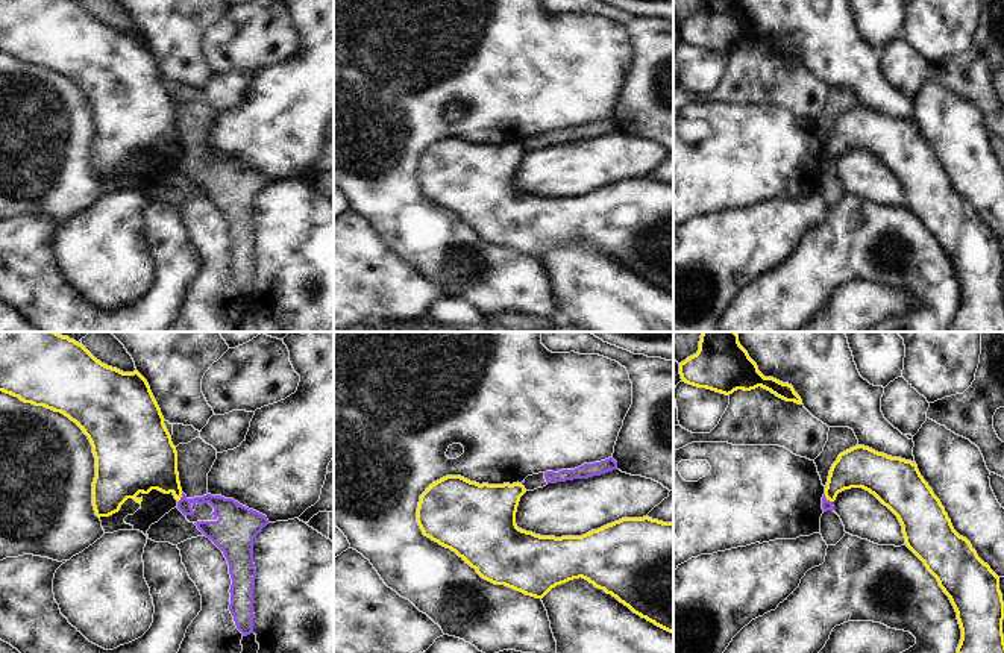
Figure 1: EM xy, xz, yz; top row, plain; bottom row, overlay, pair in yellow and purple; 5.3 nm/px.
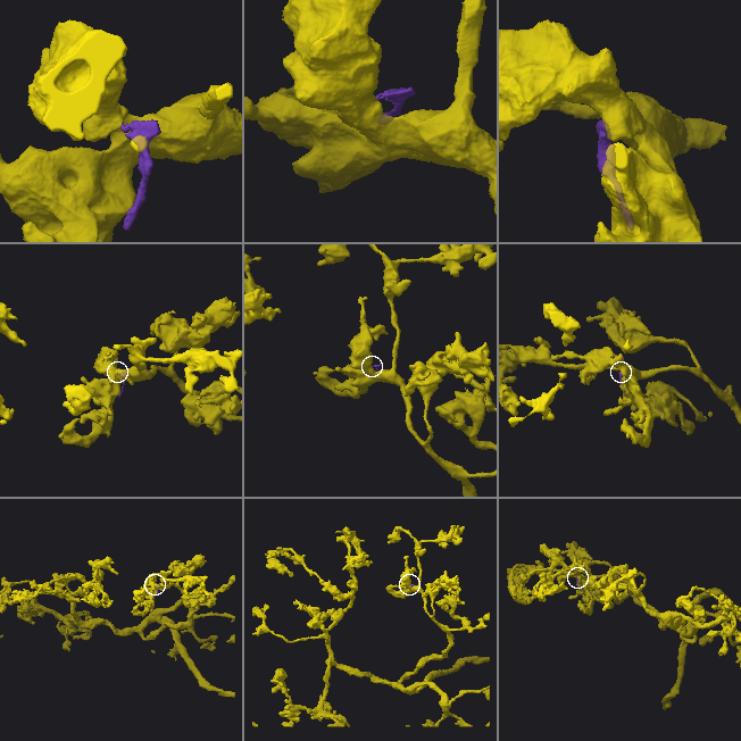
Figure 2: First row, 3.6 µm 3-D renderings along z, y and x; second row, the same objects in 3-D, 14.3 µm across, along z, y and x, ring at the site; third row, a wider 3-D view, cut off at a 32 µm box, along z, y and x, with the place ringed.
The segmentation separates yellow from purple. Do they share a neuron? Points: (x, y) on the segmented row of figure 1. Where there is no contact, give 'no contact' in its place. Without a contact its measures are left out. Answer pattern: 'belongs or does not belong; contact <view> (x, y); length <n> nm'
does not belong; contact xy (181, 496); length 60 nm

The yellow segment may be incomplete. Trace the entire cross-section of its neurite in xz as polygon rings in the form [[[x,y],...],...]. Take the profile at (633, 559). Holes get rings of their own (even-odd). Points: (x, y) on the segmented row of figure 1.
[[[446,476],[420,495],[417,523],[425,536],[455,551],[494,583],[543,598],[557,585],[585,579],[634,614],[673,633],[673,523],[622,518],[582,536],[540,536],[517,527],[522,483],[488,485]]]

